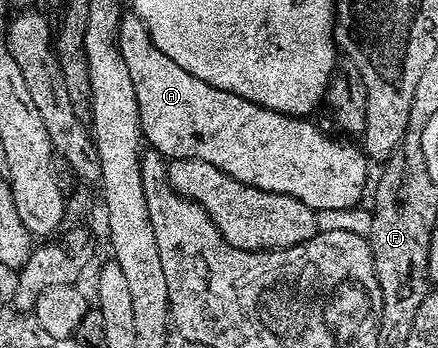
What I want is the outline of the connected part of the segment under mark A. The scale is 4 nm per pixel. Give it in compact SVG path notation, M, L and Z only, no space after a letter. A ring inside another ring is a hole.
M124 16L119 25L119 46L125 63L129 66L129 76L137 91L137 107L141 111L141 127L144 142L164 159L192 157L205 159L213 167L221 167L225 175L233 175L241 183L261 187L261 191L273 191L281 195L293 195L301 199L313 210L353 209L360 204L363 188L367 185L367 165L369 158L358 144L342 145L331 137L326 137L311 119L290 117L272 109L249 103L241 95L221 91L197 75L189 75L182 67L177 67L169 55L165 55L151 41L145 23L137 16Z

